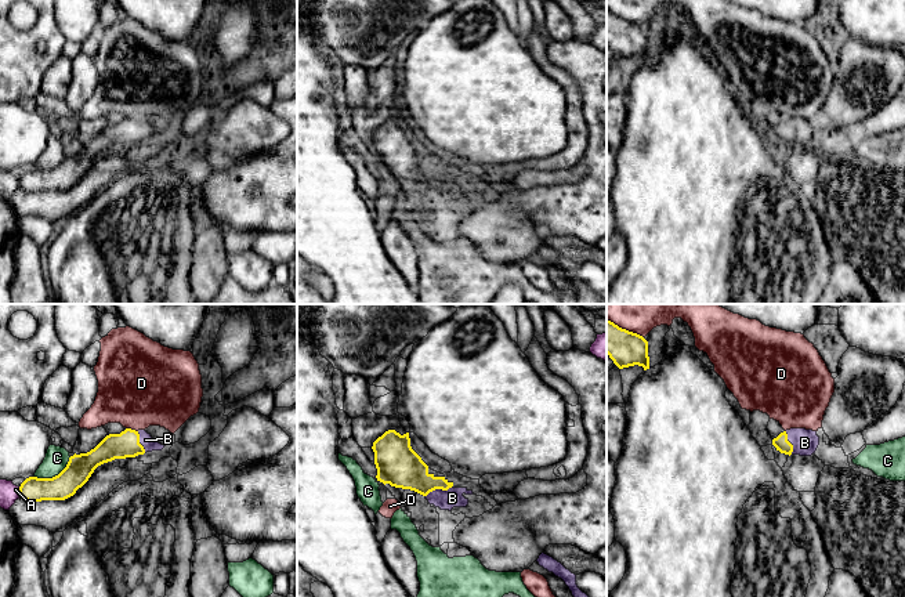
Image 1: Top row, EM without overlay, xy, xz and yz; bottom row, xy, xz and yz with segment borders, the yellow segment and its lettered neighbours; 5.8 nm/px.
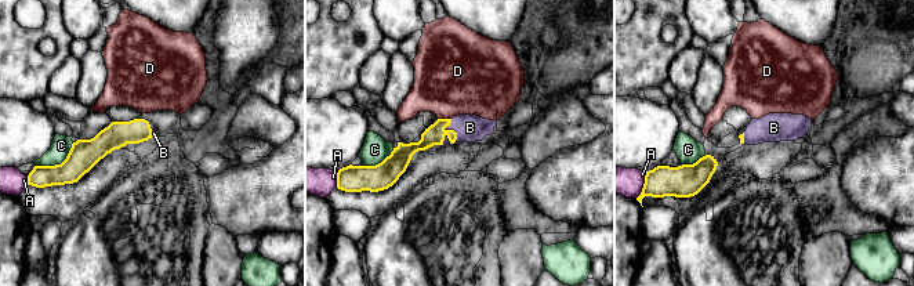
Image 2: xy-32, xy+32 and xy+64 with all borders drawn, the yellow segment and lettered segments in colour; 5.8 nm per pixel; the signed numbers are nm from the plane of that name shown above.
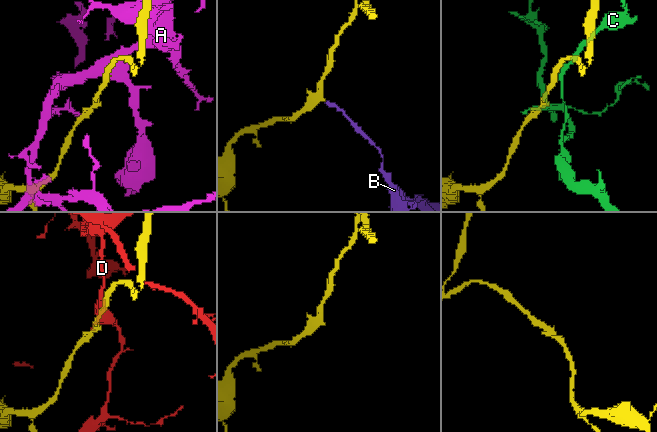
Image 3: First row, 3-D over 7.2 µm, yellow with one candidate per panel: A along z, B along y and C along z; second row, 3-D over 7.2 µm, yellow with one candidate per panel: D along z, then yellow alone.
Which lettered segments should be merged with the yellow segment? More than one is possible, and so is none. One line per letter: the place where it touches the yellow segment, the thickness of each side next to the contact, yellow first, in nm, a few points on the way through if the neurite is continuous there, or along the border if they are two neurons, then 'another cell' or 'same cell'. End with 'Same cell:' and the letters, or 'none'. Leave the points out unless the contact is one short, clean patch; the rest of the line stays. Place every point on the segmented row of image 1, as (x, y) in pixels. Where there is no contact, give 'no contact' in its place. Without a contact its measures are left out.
A: xy (20, 492) | 150/110 nm | another cell
B: xz (438, 488) | 240/110 nm | across xz (401, 467), (422, 482), (438, 488), (448, 498), (452, 498) | same cell
C: xy (55, 476) | 160/140 nm | another cell
D: xy (130, 429) | 150/460 nm | another cell
Same cell: B

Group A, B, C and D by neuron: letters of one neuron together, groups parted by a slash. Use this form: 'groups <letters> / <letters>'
groups A / B / C / D

